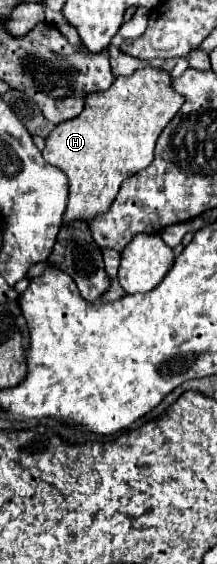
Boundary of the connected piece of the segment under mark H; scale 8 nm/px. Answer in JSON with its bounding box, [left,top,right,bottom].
[43,66,185,222]

